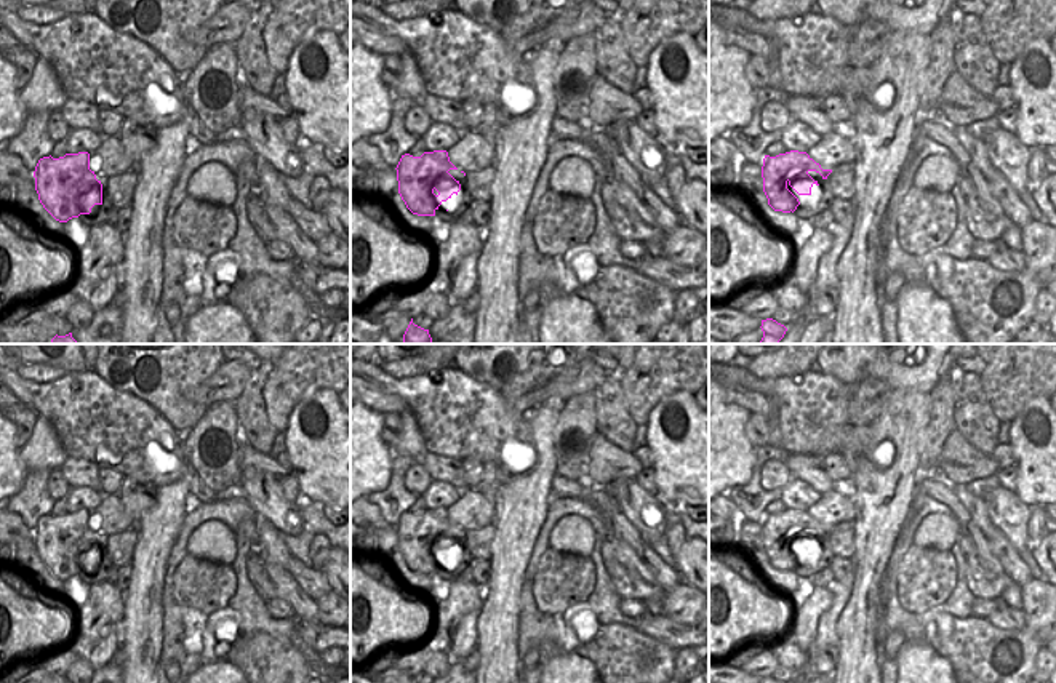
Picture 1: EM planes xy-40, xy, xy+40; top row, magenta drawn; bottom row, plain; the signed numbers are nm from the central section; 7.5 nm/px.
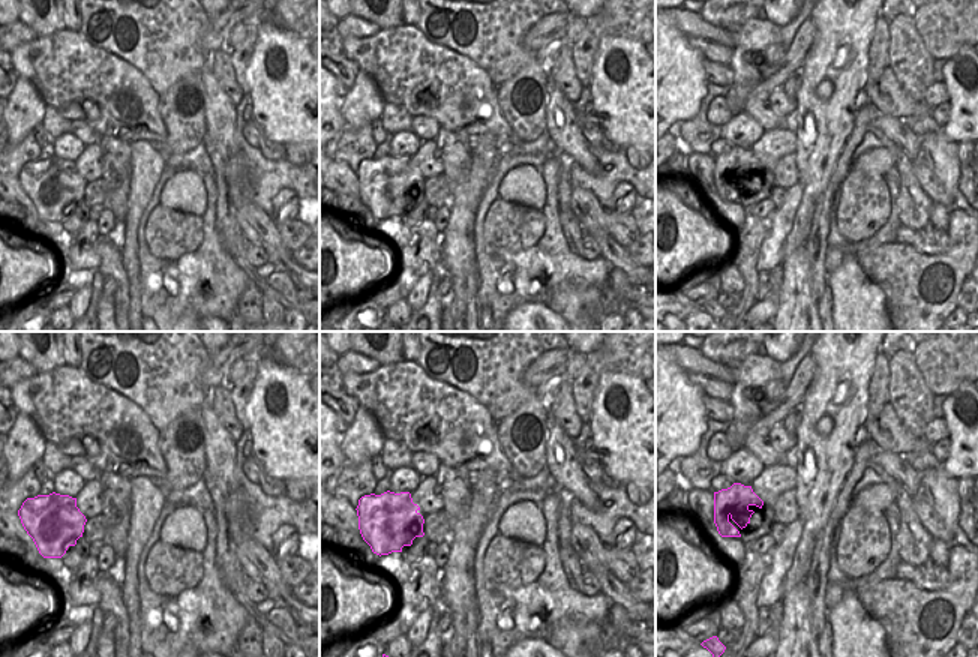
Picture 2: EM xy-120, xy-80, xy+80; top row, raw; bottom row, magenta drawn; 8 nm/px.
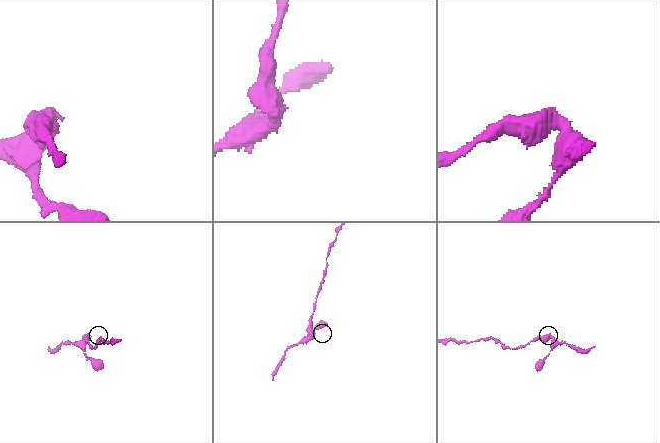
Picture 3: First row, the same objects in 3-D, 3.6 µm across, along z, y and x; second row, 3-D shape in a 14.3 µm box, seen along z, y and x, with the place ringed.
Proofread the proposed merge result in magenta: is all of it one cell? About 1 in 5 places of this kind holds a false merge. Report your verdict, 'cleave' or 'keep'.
keep

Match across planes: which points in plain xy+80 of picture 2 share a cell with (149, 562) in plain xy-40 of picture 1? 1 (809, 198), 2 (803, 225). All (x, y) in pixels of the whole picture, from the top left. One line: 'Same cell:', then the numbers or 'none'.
Same cell: 1, 2

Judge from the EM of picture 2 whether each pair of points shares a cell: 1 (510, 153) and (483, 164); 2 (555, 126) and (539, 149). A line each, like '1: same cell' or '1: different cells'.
1: different cells
2: different cells

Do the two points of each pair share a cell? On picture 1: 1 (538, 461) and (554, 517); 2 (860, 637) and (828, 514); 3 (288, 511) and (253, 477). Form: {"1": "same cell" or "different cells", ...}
{"1": "different cells", "2": "different cells", "3": "same cell"}

